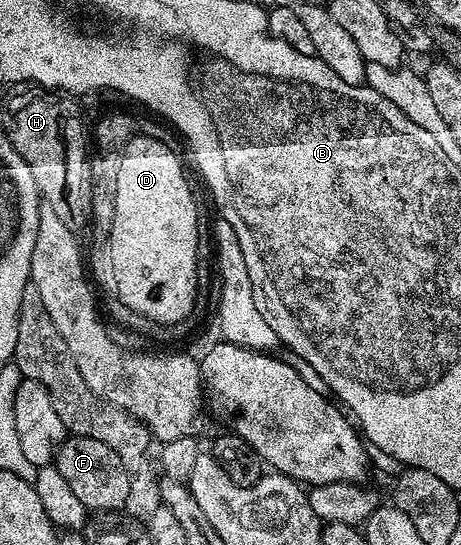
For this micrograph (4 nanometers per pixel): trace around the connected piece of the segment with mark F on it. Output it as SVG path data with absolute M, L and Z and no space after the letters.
M68 436L55 450L53 469L59 472L59 477L63 480L62 484L73 491L75 500L80 506L83 504L85 508L95 509L94 511L123 511L128 508L127 500L131 497L132 474L127 472L125 463L117 459L117 451L113 451L113 447L108 447L106 443L88 437Z

